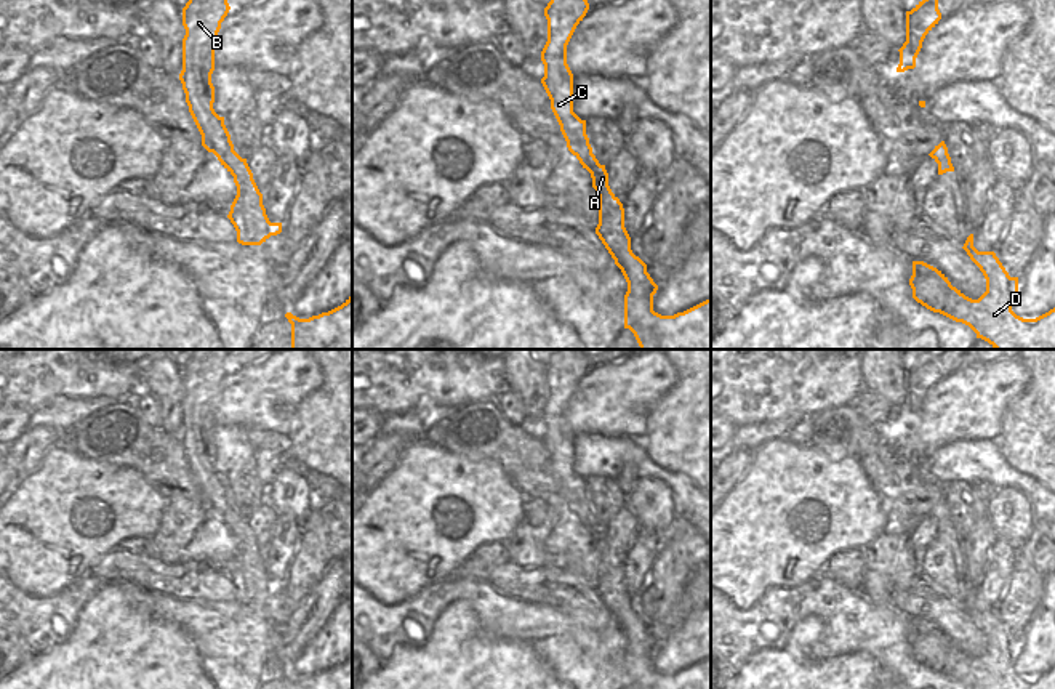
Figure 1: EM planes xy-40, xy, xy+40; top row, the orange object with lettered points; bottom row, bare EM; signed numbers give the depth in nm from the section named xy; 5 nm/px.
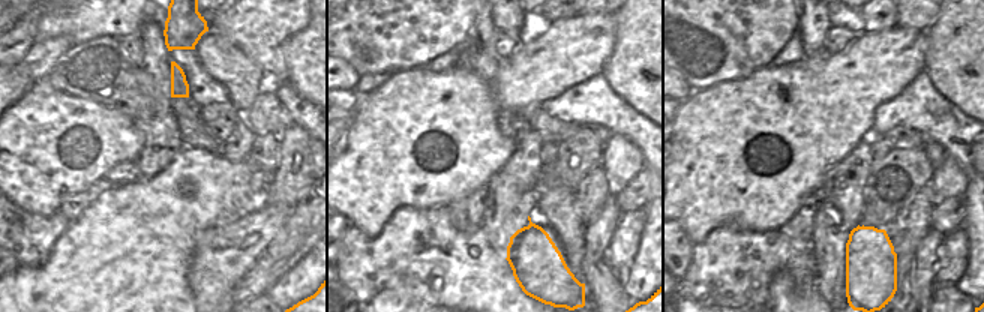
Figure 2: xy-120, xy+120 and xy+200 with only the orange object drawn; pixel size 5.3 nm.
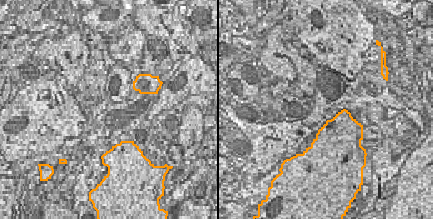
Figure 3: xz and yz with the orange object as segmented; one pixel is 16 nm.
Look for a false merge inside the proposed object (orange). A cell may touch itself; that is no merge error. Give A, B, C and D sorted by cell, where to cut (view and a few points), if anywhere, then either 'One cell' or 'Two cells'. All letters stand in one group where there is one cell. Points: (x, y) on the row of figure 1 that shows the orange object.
Groups: A B C / D. Split along xy (633, 253), (625, 260), (615, 261). Two cells

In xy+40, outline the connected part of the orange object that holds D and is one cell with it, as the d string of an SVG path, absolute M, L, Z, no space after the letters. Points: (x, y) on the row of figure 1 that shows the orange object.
M996 253L977 266L986 279L986 292L972 300L951 285L937 268L913 261L913 298L933 312L969 325L977 338L994 349L1055 349L1055 308L1036 319L1012 311L1018 277L1010 277Z

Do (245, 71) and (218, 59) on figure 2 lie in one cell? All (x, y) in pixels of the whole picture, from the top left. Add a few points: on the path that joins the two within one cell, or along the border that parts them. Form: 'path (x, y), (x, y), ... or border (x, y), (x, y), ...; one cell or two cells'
path (239, 71), (224, 60); one cell

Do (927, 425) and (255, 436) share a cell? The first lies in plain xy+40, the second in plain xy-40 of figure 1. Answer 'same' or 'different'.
different

